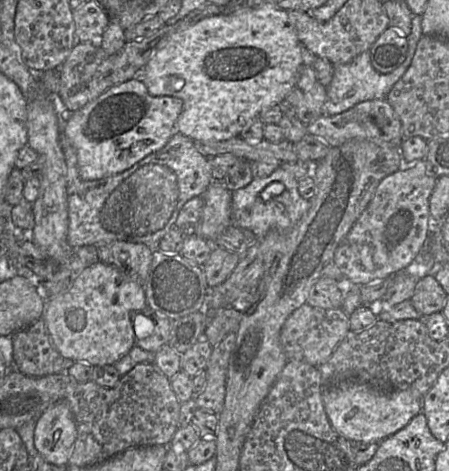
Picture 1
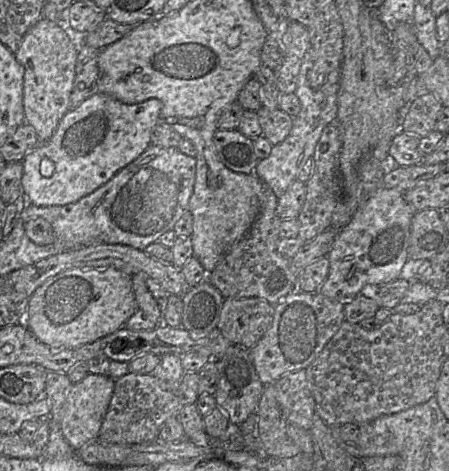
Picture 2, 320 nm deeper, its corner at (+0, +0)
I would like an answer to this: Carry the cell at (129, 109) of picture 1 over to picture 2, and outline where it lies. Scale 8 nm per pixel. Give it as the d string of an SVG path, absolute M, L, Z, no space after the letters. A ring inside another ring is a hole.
M99 93L83 101L77 108L69 109L50 139L39 142L22 160L21 187L28 201L35 206L62 206L95 191L151 145L152 132L159 123L161 109L162 103L158 99L125 104Z

